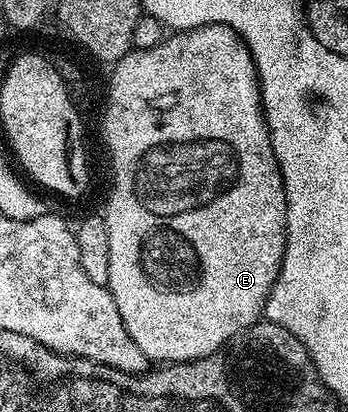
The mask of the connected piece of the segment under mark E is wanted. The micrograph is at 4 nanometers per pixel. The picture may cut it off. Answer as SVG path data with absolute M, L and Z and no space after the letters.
M199 26L196 30L172 33L170 36L164 37L163 42L153 48L132 49L124 58L114 63L112 70L115 71L111 74L111 91L107 94L107 115L103 118L103 134L107 137L107 150L111 153L111 170L115 173L115 183L111 186L111 195L107 198L107 210L105 209L107 231L109 232L109 280L106 287L113 296L113 304L117 306L117 312L121 314L121 320L127 329L128 336L133 340L133 344L137 344L137 348L141 348L141 352L148 360L155 364L194 362L197 358L204 358L215 350L221 349L236 334L243 333L248 326L253 326L260 321L263 306L267 302L269 292L283 263L283 252L287 239L287 201L285 200L283 177L279 171L279 162L271 147L271 133L268 132L267 122L263 118L263 104L259 97L259 75L255 72L255 65L243 39L227 26Z

